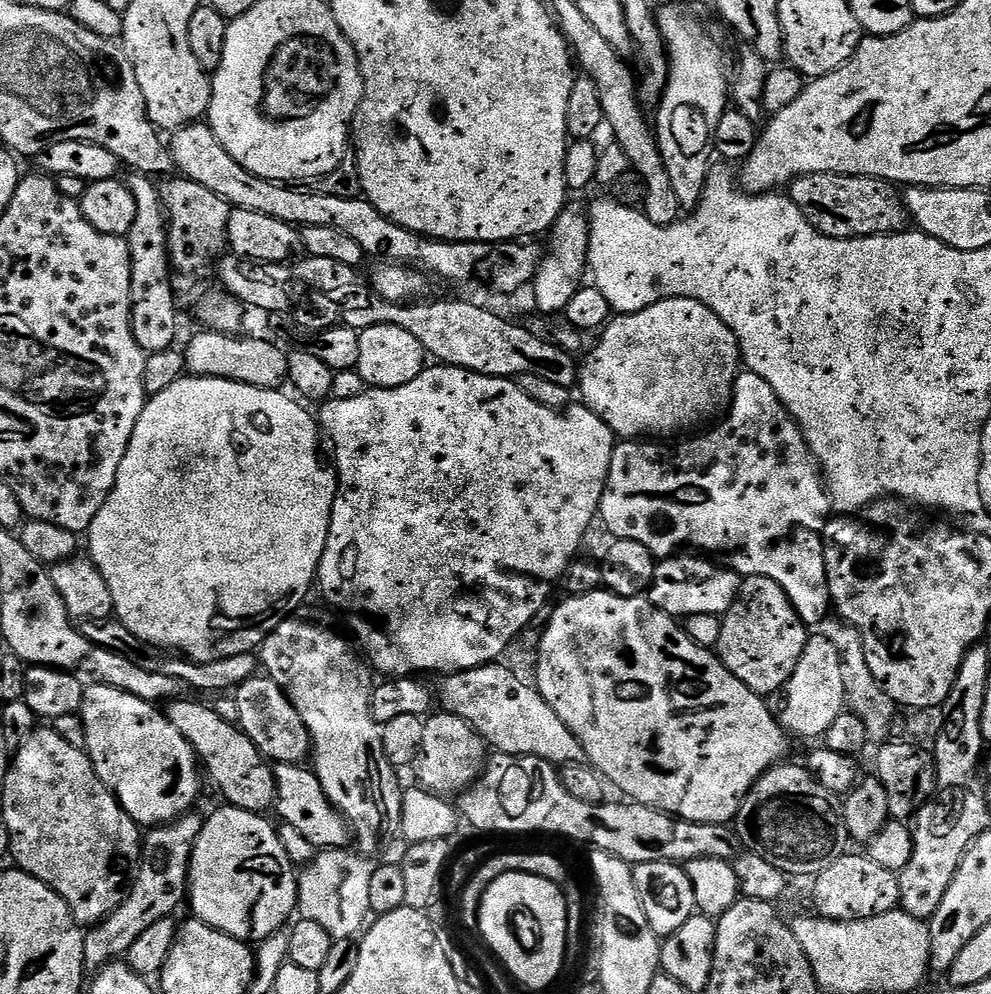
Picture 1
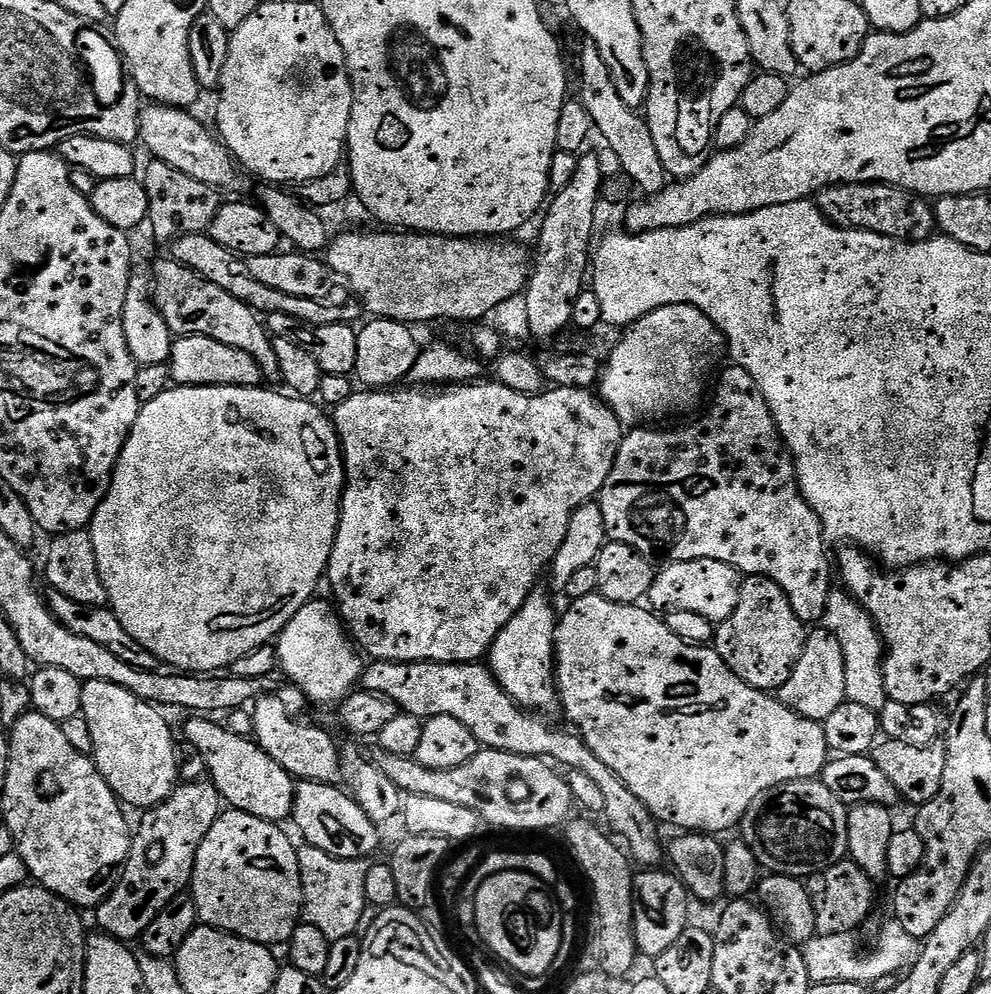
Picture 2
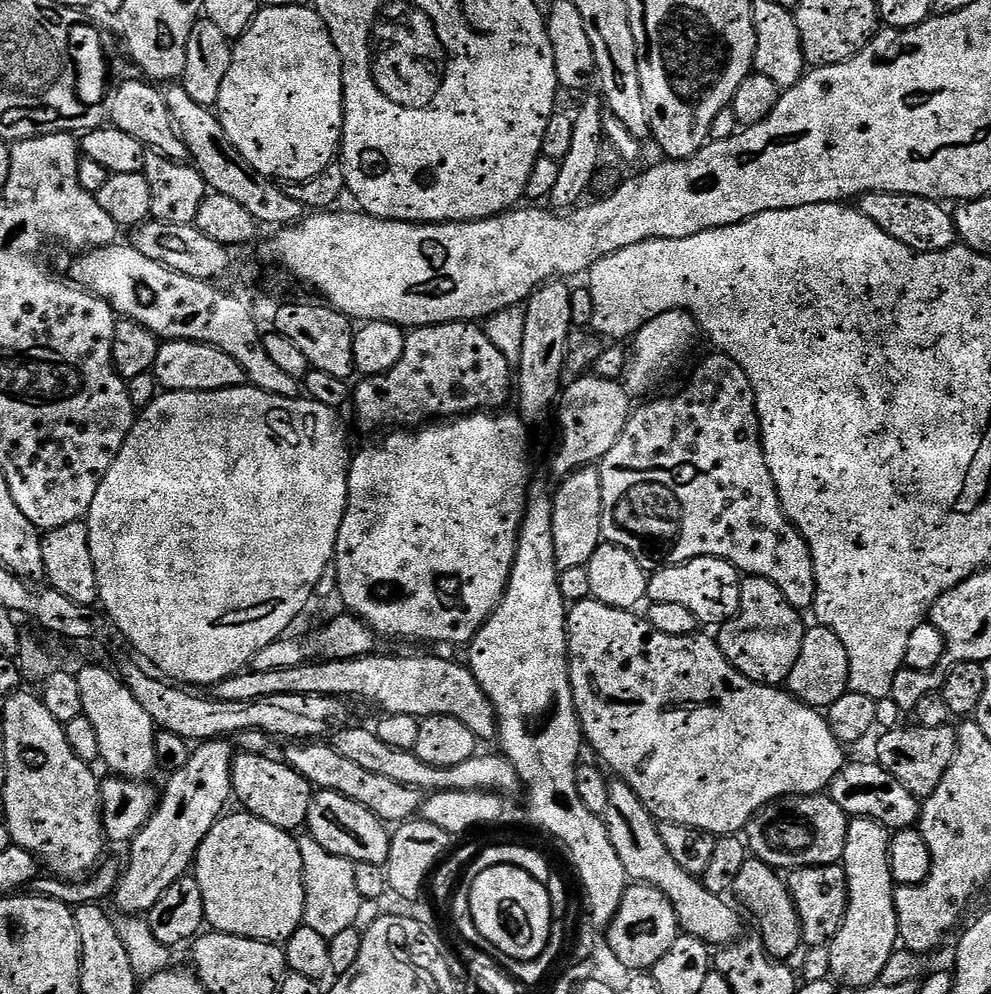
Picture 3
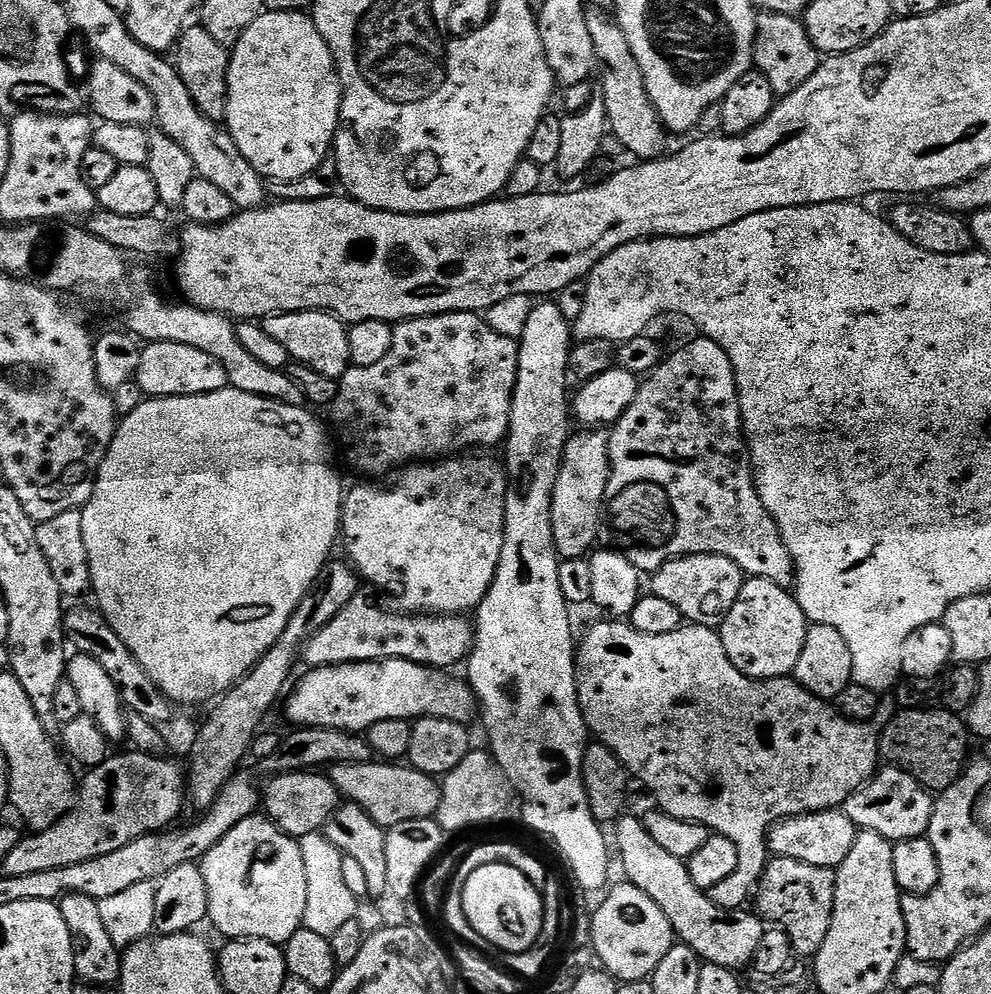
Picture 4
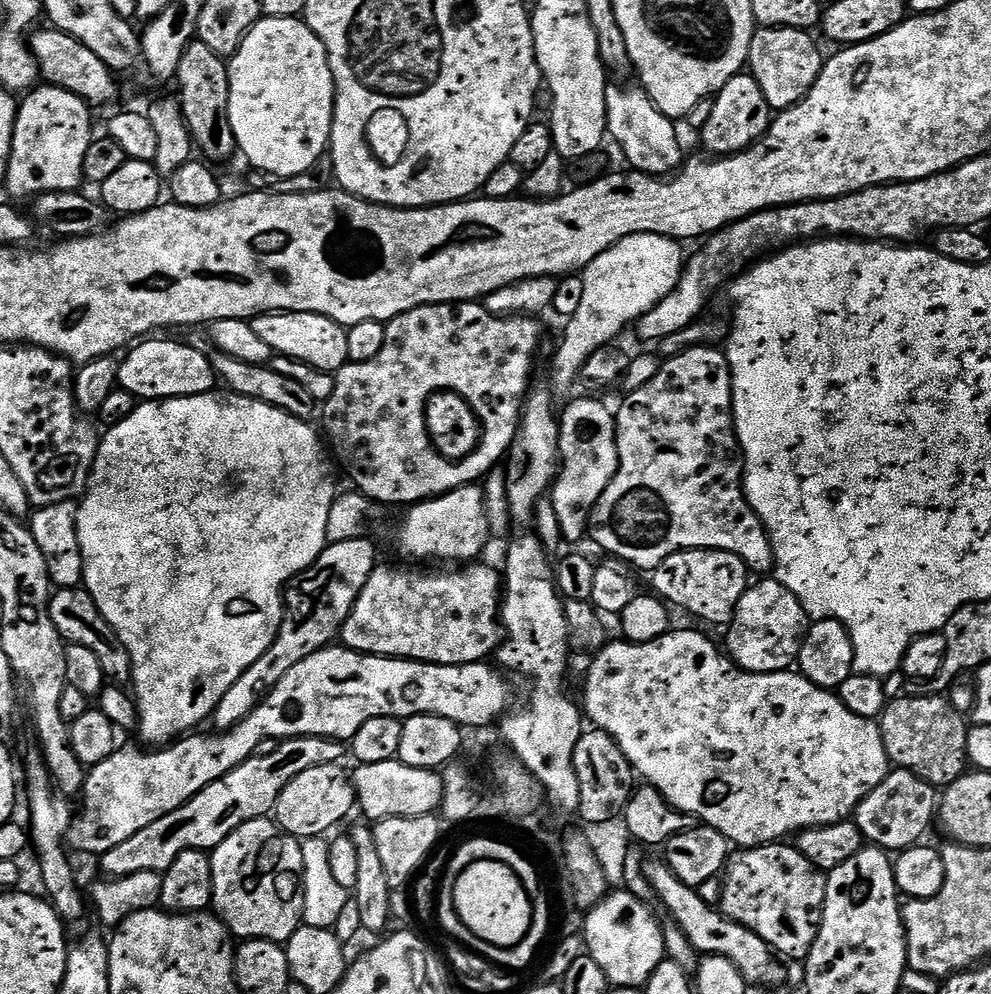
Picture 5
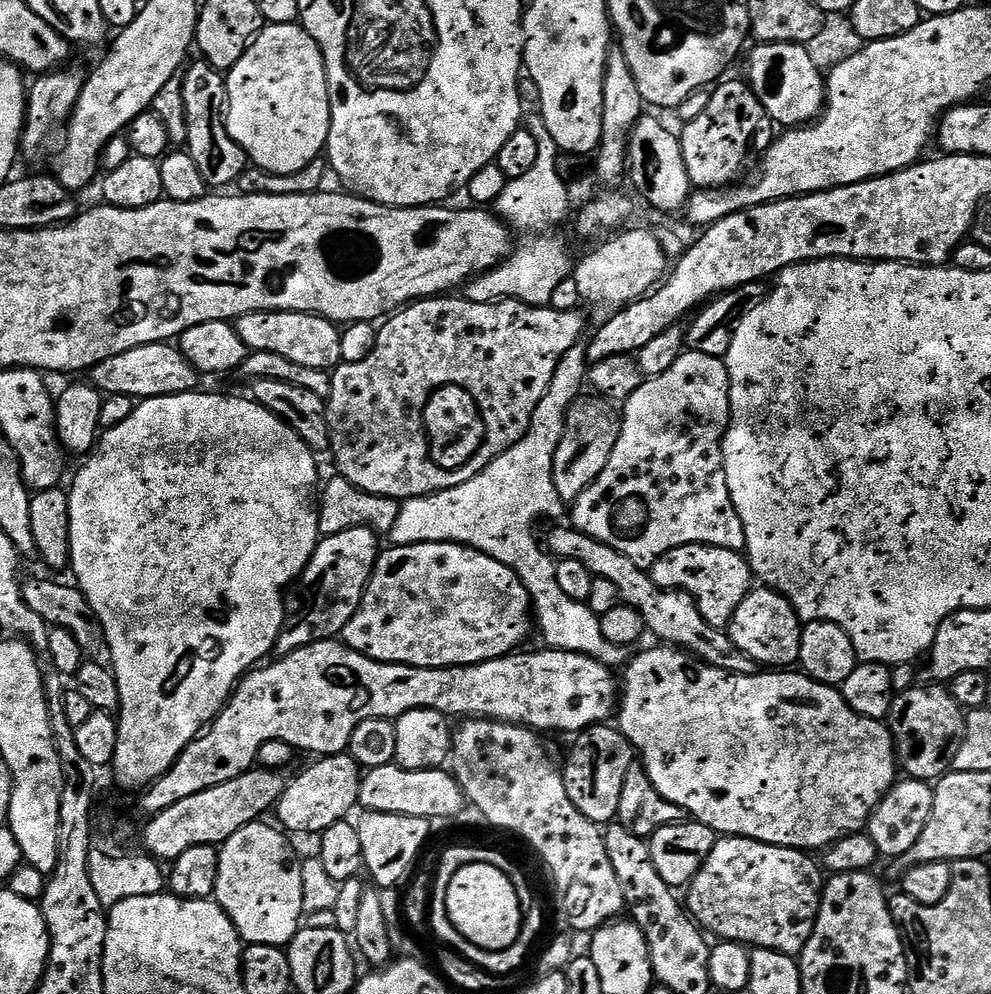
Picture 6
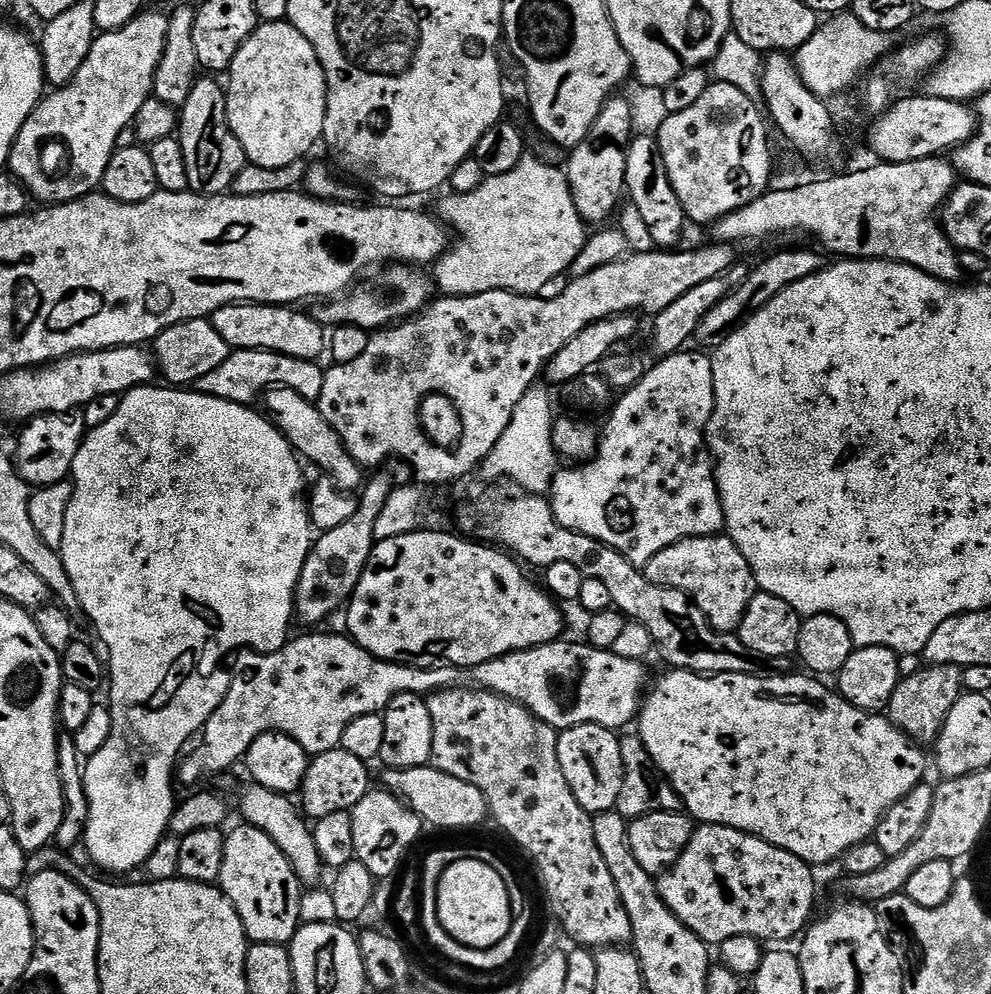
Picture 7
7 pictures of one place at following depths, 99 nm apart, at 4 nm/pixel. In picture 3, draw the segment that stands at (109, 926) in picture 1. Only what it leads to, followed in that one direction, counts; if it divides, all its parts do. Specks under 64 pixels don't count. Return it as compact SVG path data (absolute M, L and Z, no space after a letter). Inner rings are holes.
M227 739L206 740L192 748L192 757L182 770L167 777L168 785L159 797L156 813L146 822L137 836L132 837L128 852L128 869L120 874L114 901L125 916L144 916L178 882L178 878L189 875L196 851L202 846L206 834L225 815L228 799L233 799L232 761L234 748Z

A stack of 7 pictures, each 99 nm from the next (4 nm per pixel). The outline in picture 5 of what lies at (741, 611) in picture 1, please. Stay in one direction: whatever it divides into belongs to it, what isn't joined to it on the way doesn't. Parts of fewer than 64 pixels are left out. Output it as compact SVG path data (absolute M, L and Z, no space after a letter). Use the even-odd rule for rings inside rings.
M764 578L761 584L753 583L742 594L735 614L727 625L728 649L727 655L734 661L736 667L746 672L786 672L799 661L800 644L804 640L808 615L802 610L798 598L786 590L775 578Z

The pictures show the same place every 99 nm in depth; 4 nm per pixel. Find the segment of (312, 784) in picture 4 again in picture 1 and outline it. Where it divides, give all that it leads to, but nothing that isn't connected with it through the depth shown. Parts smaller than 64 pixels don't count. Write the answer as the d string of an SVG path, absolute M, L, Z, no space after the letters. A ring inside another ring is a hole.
M181 698L167 705L166 715L170 726L182 734L186 742L196 751L197 761L203 771L216 783L216 788L225 796L233 808L247 812L267 813L276 803L276 774L273 765L264 759L264 755L246 738L237 725L218 718L215 707L199 704L196 700Z

